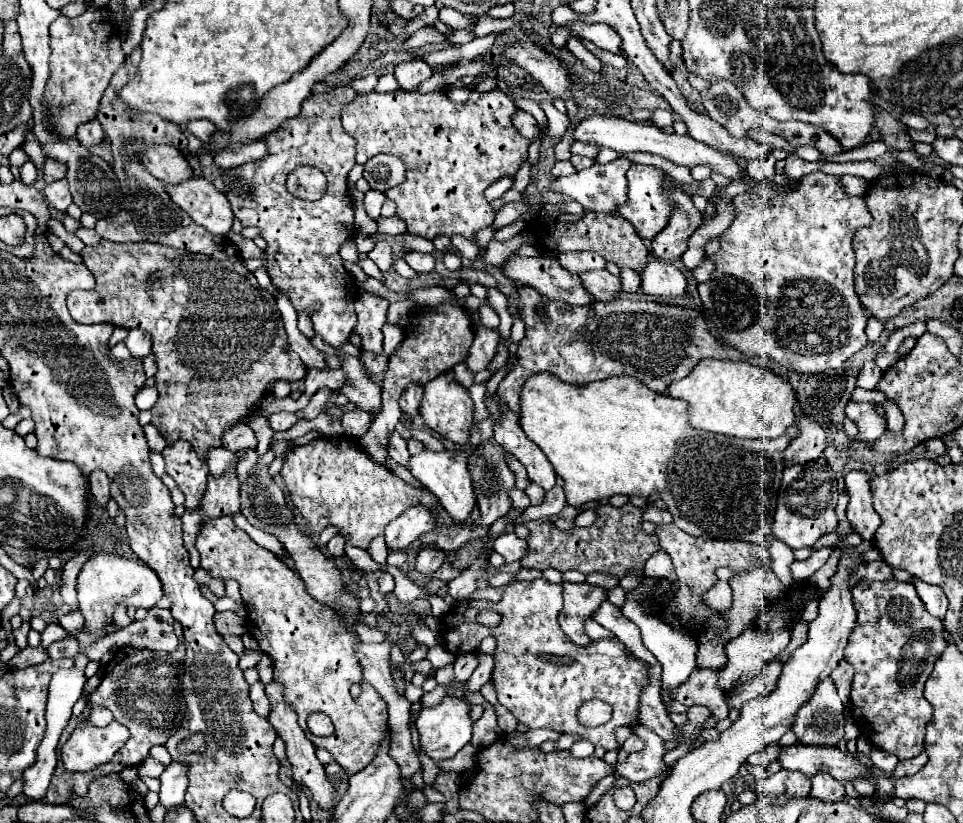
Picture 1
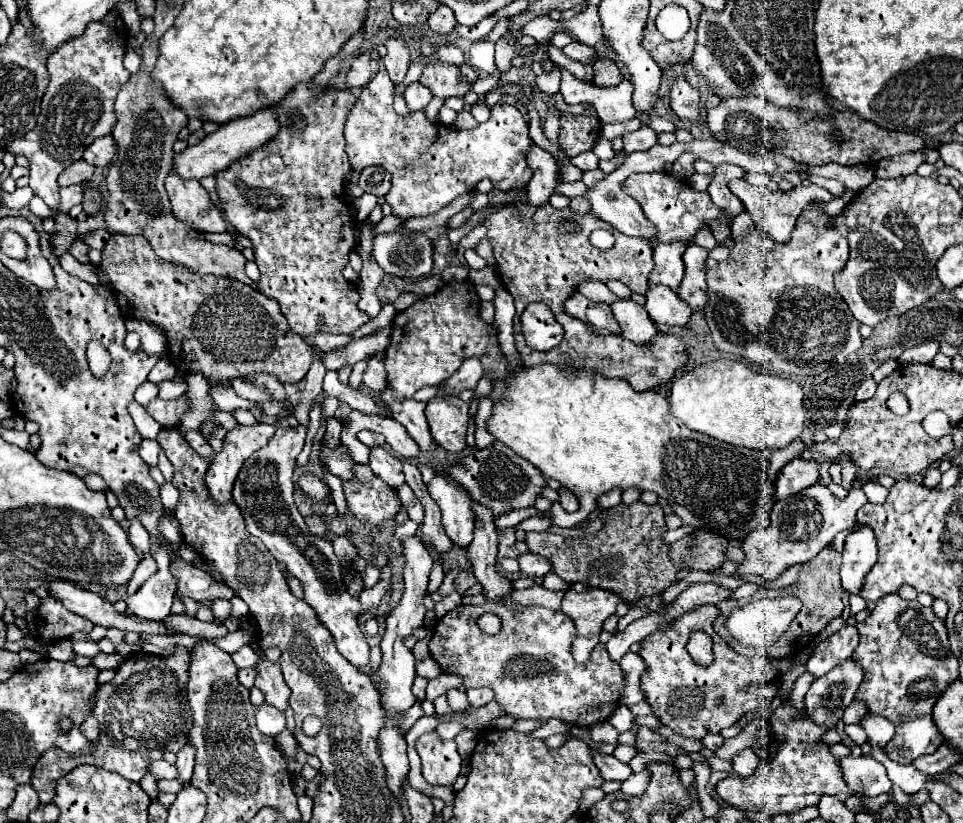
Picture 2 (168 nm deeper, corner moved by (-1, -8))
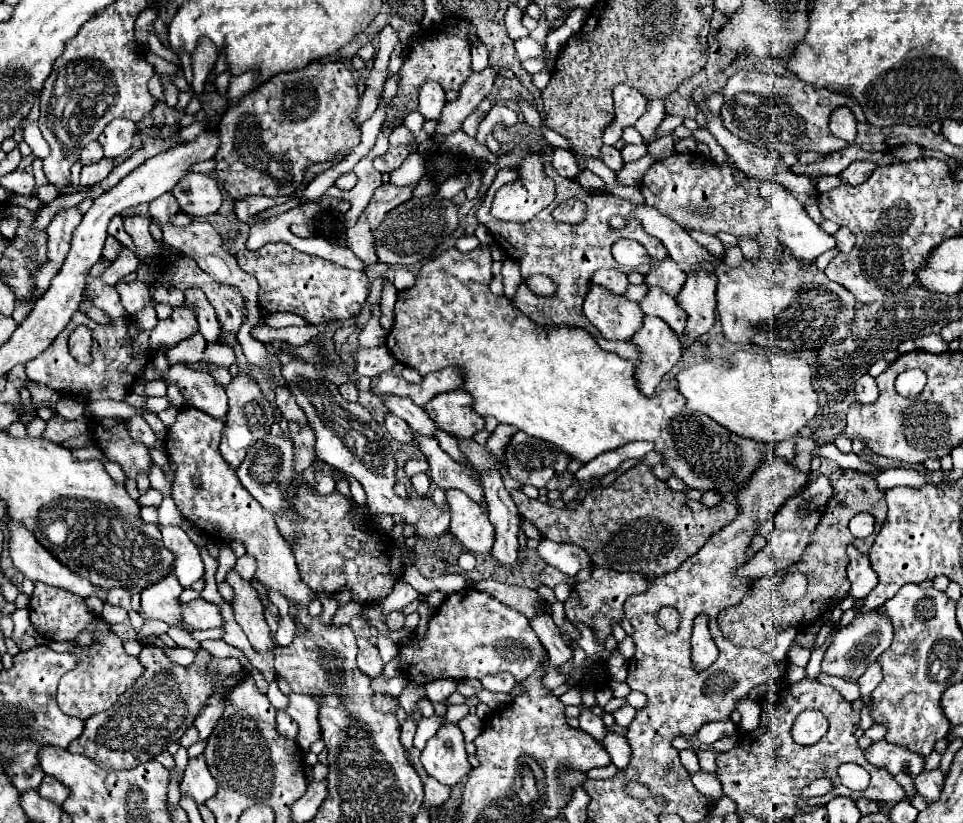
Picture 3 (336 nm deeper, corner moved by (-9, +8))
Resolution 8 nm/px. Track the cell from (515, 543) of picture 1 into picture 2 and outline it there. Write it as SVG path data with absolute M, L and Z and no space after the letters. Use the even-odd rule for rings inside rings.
M521 554L519 556L519 566L521 566L521 572L525 572L527 576L545 576L551 572L551 564L549 560L545 560L543 556L539 554Z

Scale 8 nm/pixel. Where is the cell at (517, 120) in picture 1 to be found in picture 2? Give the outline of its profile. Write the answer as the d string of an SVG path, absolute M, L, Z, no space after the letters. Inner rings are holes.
M537 144L531 146L527 160L529 160L527 164L533 170L533 178L527 184L529 202L537 204L537 206L547 204L557 186L557 180L559 180L559 166L557 166L555 158L549 152L541 150Z

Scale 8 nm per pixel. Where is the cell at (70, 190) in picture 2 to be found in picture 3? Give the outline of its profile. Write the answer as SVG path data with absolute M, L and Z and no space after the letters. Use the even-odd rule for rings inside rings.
M103 158L97 164L83 166L83 170L81 170L81 184L83 186L93 186L93 184L105 180L107 174L111 172L111 168L113 168L113 160L109 160L109 158Z

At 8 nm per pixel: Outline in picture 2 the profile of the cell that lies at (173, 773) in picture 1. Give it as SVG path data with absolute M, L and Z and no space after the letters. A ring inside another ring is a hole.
M185 744L179 752L177 752L177 770L179 770L179 780L183 780L183 784L189 784L191 774L193 774L193 764L195 764L195 748L191 744Z

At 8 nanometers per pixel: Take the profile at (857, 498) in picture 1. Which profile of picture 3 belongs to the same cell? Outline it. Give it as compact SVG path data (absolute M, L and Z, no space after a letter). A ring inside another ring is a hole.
M849 546L847 554L849 554L847 578L851 582L849 594L855 600L861 600L861 598L865 598L877 586L877 574L871 568L871 560L869 560L867 554L861 554L855 546Z

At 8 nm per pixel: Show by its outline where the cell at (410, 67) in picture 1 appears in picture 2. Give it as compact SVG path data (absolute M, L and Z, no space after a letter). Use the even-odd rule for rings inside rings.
M413 82L413 84L405 90L403 98L405 98L409 110L411 110L411 112L417 112L417 110L425 110L425 106L431 102L433 94L429 92L429 88L421 86L419 82Z

